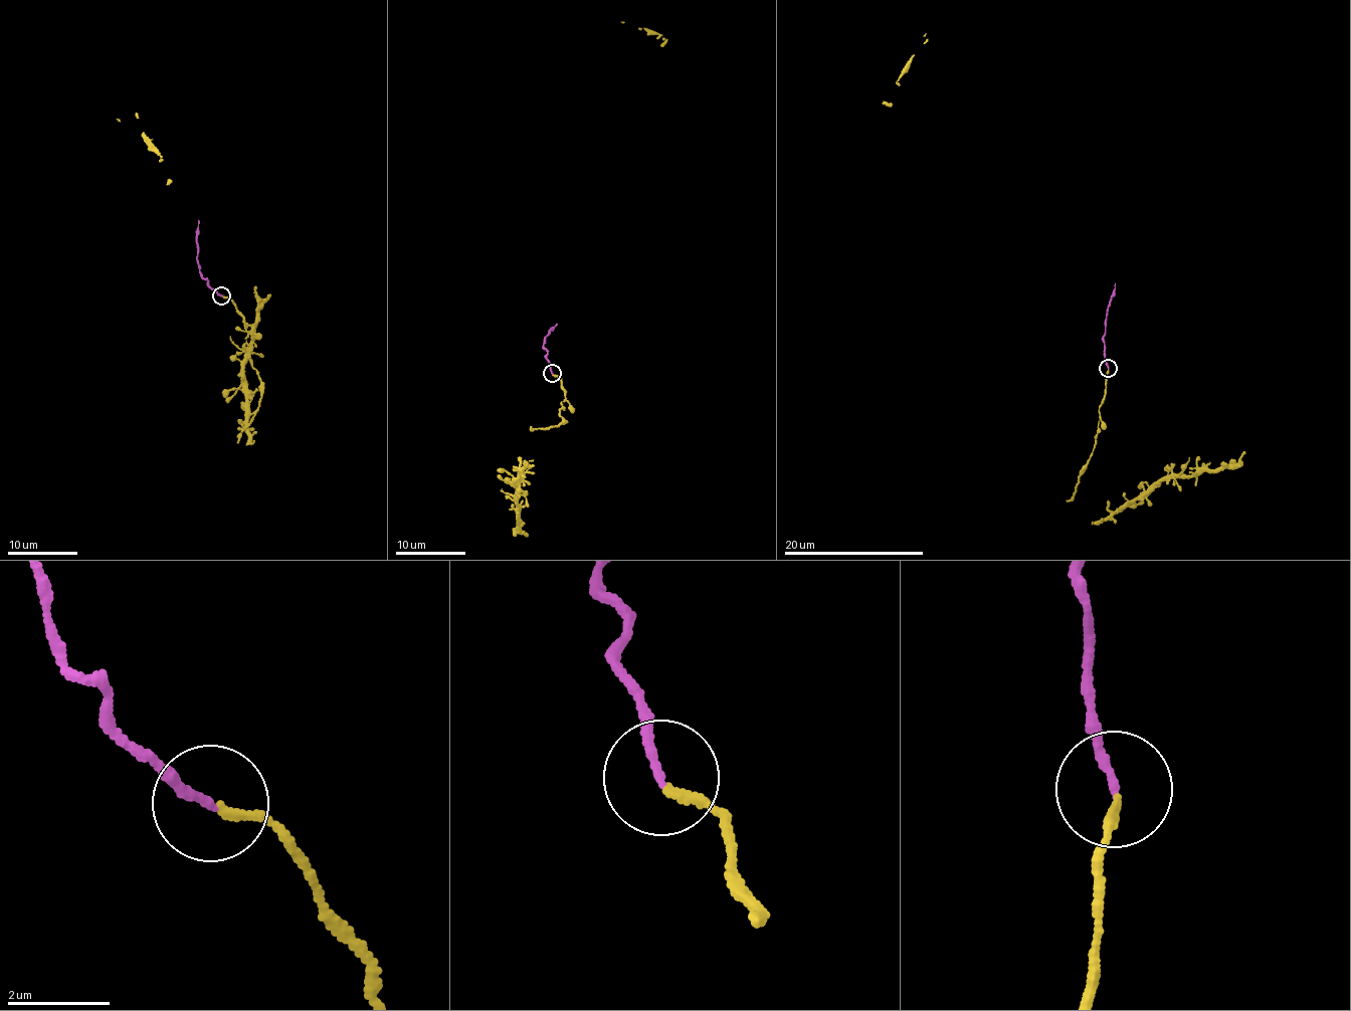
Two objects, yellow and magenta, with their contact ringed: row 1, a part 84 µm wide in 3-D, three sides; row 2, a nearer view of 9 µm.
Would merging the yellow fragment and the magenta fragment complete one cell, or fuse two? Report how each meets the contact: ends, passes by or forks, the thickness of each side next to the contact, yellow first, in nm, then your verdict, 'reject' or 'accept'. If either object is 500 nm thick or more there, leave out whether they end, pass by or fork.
yellow ends there; magenta ends there; 160 nm thick on the yellow side, 170 nm on the other; accept

